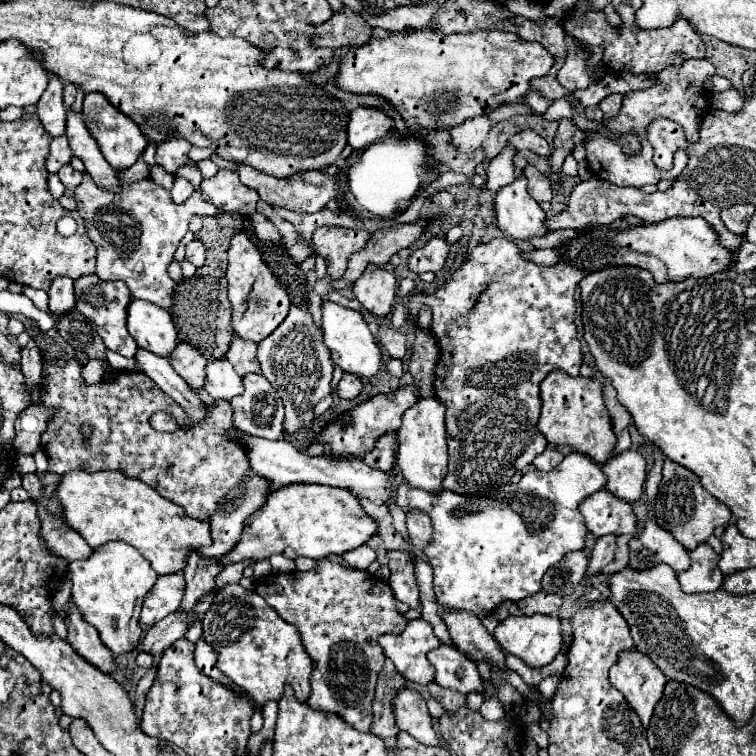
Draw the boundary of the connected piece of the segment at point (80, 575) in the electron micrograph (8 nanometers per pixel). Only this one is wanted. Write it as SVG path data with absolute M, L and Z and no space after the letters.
M112 541L96 549L90 559L70 563L68 577L72 579L72 603L80 611L82 619L98 631L102 643L114 655L132 653L142 637L138 621L142 601L158 577L148 559L128 543Z

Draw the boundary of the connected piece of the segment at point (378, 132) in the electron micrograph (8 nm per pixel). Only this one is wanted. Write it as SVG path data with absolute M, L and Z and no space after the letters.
M358 107L348 119L348 147L360 151L382 139L392 127L392 119L378 109Z

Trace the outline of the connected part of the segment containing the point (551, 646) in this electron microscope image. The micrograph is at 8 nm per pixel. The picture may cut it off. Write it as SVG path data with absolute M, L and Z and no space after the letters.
M512 615L504 623L500 623L494 631L494 639L500 643L500 647L510 653L520 657L528 667L546 667L548 663L554 661L554 657L560 651L562 645L562 633L560 633L560 619L550 617L550 615Z

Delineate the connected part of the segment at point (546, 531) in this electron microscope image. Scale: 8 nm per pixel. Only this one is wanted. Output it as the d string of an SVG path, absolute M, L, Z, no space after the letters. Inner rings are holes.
M570 453L556 469L548 473L532 469L518 485L506 483L490 497L466 497L454 491L434 497L408 483L402 483L394 497L402 511L416 505L432 519L432 540L422 553L434 571L440 613L470 611L476 617L486 617L504 601L518 603L538 593L542 575L556 561L570 551L584 549L588 529L578 505L600 489L604 489L602 467L582 453Z

